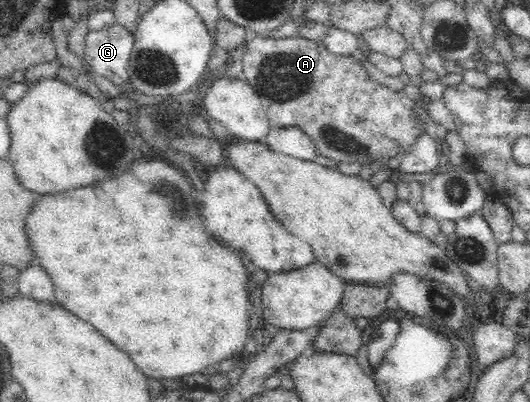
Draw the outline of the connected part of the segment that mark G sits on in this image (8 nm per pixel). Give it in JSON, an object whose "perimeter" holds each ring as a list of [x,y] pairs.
{"perimeter":[[[116,23],[100,31],[86,33],[84,61],[96,73],[109,79],[114,85],[129,82],[128,61],[133,48],[133,32]]]}

